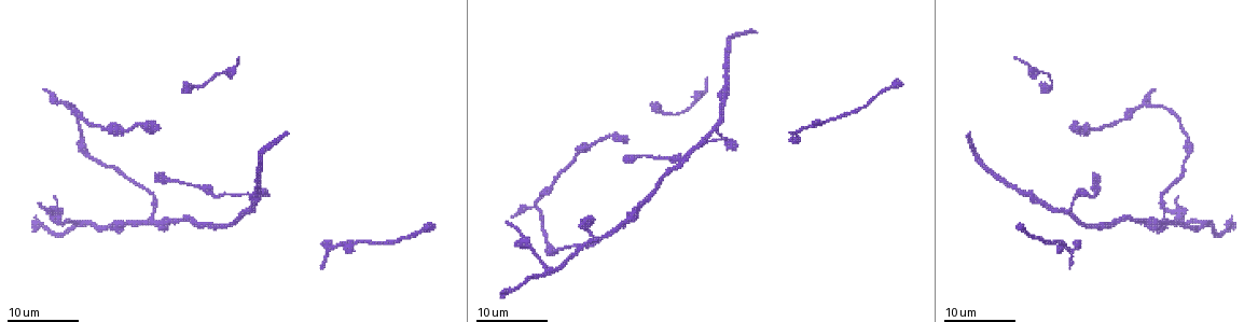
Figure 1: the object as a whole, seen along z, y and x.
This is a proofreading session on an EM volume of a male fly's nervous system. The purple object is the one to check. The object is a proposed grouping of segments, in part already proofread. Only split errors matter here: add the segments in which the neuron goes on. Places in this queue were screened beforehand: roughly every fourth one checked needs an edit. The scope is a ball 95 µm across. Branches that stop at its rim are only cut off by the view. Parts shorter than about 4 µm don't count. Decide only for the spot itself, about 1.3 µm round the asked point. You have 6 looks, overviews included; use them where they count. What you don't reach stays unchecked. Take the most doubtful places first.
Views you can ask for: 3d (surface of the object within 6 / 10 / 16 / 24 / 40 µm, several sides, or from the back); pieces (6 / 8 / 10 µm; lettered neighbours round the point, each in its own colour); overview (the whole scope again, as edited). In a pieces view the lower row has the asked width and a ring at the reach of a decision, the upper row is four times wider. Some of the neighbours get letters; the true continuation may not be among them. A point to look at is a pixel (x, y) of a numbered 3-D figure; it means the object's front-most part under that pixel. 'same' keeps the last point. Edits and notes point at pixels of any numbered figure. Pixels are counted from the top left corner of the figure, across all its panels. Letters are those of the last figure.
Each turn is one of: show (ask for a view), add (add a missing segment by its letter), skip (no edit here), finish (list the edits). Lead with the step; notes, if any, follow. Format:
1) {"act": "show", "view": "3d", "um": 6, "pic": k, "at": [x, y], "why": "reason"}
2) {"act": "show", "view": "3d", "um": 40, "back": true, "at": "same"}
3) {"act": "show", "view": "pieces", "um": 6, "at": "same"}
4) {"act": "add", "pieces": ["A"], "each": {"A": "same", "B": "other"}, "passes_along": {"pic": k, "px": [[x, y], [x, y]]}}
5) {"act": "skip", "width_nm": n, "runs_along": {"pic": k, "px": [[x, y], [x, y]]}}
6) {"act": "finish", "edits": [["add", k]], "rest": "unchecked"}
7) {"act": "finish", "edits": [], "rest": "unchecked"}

{"act": "show", "view": "3d", "um": 24, "pic": 1, "at": [40, 205], "why": "branch stops here"}

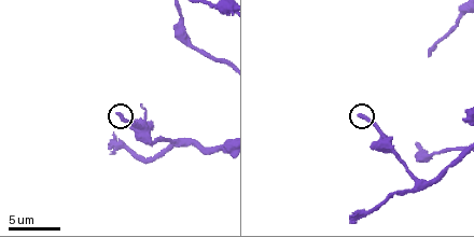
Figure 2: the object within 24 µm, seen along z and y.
{"act": "show", "view": "pieces", "um": 6, "pic": 2, "at": [120, 116], "why": "what lies round it"}

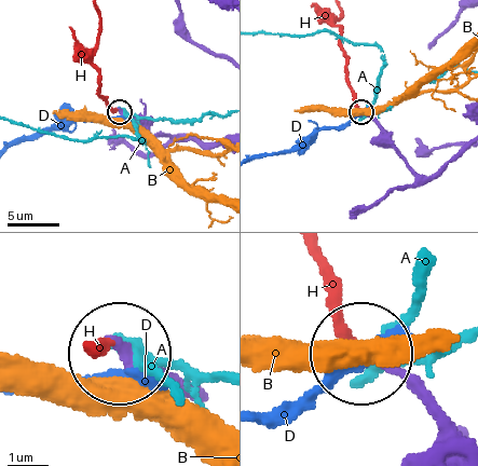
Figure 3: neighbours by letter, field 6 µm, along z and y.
{"act": "add", "pieces": ["H"], "width_nm": 300, "each": {"A": "other", "B": "other", "D": "other", "H": "same"}, "found": "it goes on there"}

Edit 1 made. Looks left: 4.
{"act": "show", "view": "overview"}

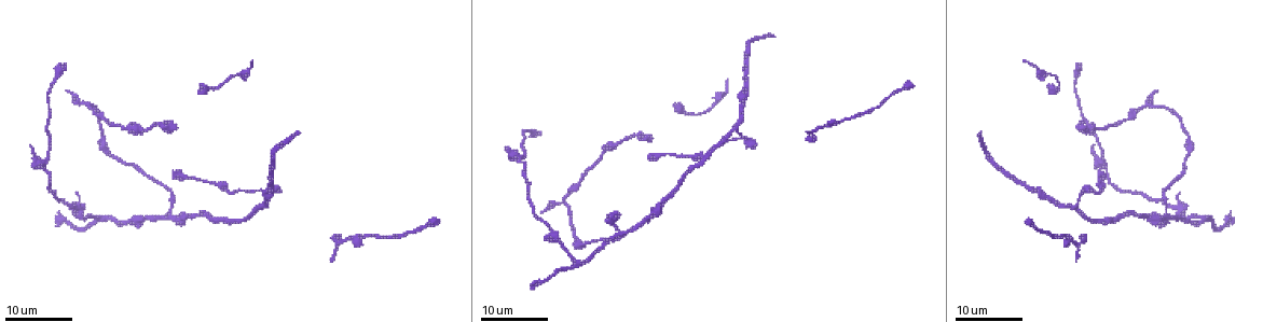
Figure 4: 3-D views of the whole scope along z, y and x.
{"act": "show", "view": "3d", "um": 24, "pic": 4, "at": [65, 89], "why": "an open end"}

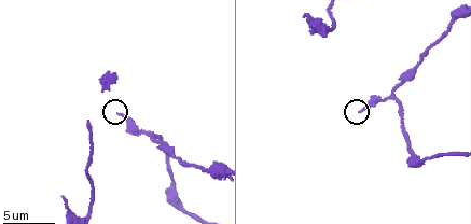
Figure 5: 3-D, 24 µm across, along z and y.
{"act": "show", "view": "pieces", "um": 8, "pic": 5, "at": [117, 112], "why": "what lies round it"}

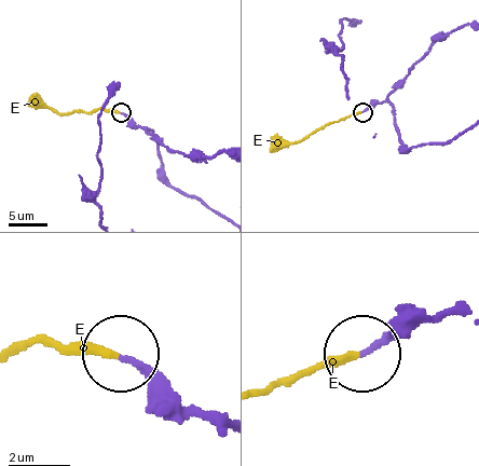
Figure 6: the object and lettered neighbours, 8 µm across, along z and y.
{"act": "add", "pieces": ["E"], "width_nm": 170, "each": {"E": "same"}, "passes_along": {"pic": 6, "px": [[420, 311], [355, 357], [334, 357], [264, 385]]}, "found": "it goes on there"}

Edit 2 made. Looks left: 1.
{"act": "show", "view": "pieces", "um": 6, "pic": 2, "at": [112, 135]}

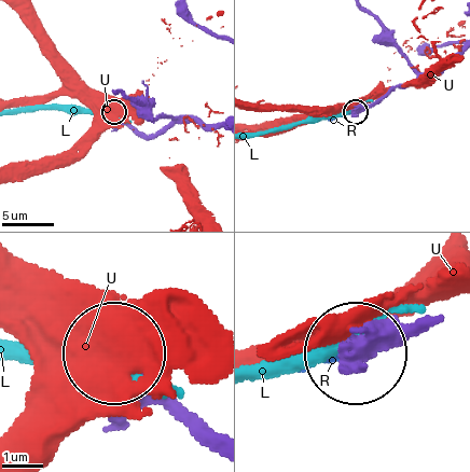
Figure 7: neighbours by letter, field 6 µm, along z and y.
{"act": "add", "pieces": ["R"], "width_nm": 160, "each": {"L": "other", "R": "same", "U": "other"}, "passes_along": {"pic": 7, "px": [[146, 134], [110, 115], [85, 91]]}, "found": "it goes on there"}

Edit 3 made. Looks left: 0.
{"act": "finish", "edits": [["add", 3], ["add", 6], ["add", 7]], "rest": "unchecked"}

